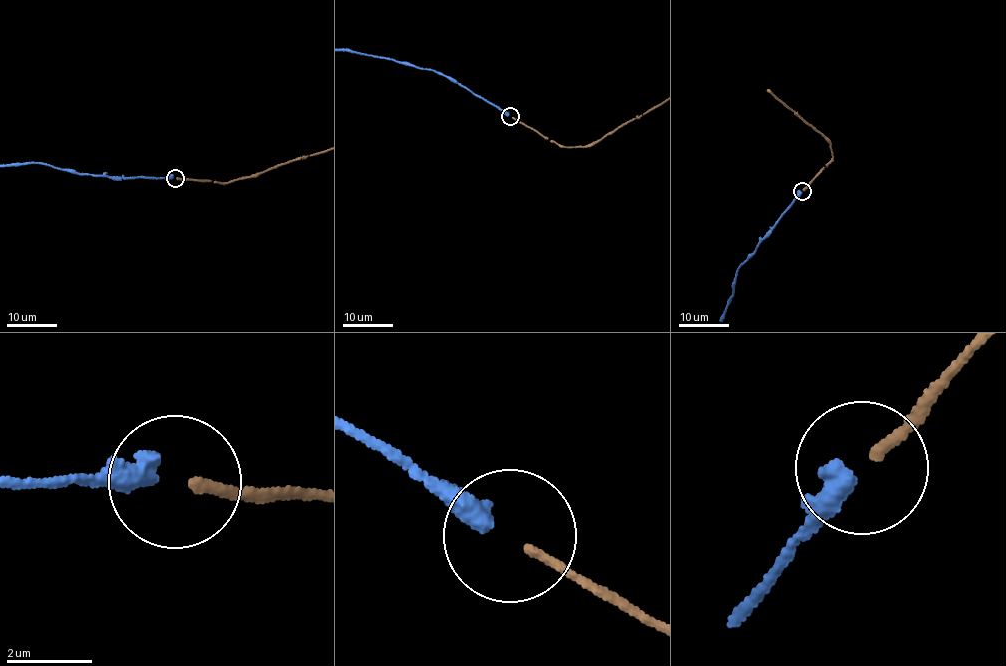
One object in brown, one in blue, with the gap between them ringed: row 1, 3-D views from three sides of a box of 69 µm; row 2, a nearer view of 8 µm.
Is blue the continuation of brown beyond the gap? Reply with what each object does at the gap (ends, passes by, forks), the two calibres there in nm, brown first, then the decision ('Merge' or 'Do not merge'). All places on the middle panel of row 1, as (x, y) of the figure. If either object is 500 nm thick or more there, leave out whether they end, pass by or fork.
Thickness 240 nm (brown) against 500 nm. Merge

